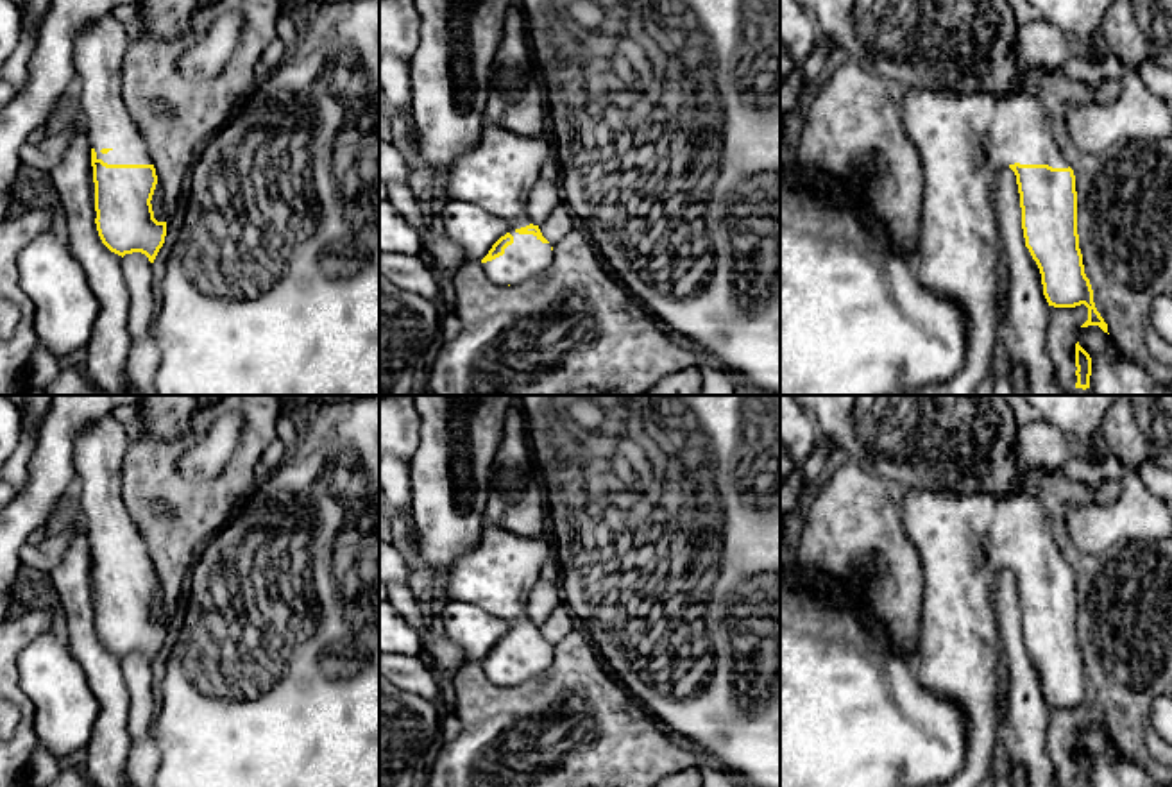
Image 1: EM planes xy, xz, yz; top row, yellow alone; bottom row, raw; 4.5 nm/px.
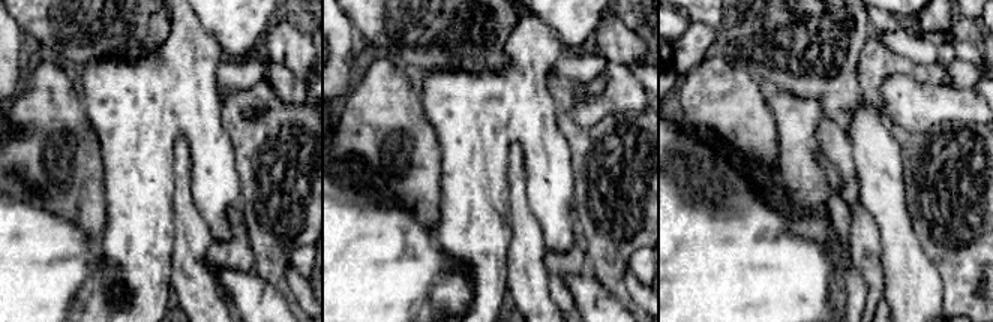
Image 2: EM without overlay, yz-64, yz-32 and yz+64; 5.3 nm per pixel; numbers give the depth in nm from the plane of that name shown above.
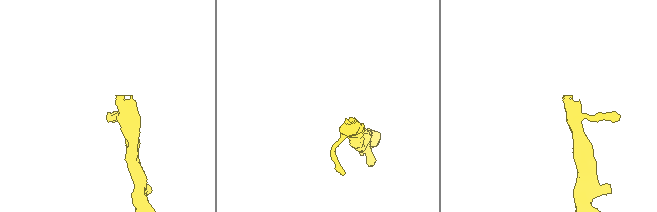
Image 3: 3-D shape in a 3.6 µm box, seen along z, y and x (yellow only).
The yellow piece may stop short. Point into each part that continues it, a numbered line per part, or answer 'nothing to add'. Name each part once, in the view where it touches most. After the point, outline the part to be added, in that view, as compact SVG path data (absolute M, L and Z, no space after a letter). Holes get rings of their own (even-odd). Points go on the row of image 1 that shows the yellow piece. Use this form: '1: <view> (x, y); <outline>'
1: xy (99, 52); M113 14L75 38L75 95L84 132L97 159L107 165L152 165L147 141L120 93L120 68L131 30Z

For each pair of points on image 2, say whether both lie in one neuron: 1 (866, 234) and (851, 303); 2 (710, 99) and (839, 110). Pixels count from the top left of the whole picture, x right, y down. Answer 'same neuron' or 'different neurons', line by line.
1: different neurons
2: different neurons

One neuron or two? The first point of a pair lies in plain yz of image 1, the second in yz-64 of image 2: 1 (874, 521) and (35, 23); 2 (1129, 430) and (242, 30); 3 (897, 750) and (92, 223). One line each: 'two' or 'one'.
1: two
2: two
3: two

